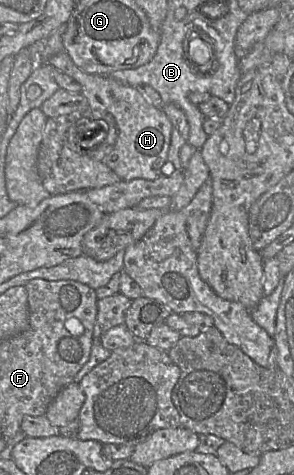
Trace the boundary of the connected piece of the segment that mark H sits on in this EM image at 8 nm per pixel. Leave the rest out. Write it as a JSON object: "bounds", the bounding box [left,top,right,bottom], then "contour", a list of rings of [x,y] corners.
{"bounds":[47,51,172,180],"contour":[[[65,51],[50,57],[47,64],[80,84],[80,93],[86,98],[90,110],[106,112],[115,119],[118,127],[117,141],[103,162],[120,180],[154,180],[161,175],[161,168],[166,162],[170,146],[172,125],[160,108],[154,107],[135,86],[119,82],[109,76],[82,71]]]}

